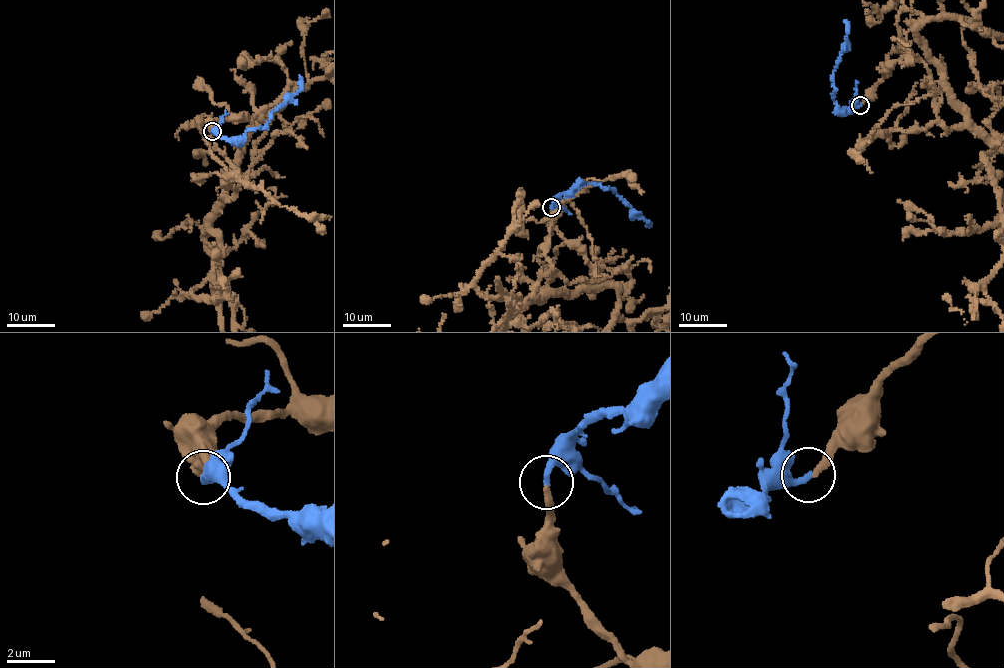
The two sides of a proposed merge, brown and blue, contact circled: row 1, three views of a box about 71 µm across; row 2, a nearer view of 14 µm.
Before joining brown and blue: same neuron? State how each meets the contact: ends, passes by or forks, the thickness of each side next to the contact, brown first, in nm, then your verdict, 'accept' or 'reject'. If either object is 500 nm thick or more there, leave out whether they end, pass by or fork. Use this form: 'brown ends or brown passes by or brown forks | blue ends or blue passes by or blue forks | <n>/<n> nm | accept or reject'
brown ends | blue ends | 280/280 nm | accept

